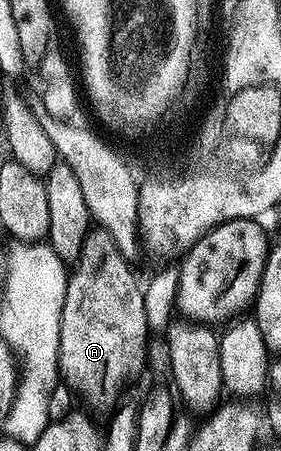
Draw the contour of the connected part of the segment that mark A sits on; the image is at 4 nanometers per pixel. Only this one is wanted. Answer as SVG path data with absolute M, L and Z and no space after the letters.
M99 227L88 232L80 258L68 278L60 320L58 363L63 384L67 385L79 400L81 397L90 408L106 413L105 415L111 414L121 404L120 396L123 395L124 388L143 369L145 372L148 365L150 334L146 323L144 290L141 282L136 282L136 277L128 264L129 258L124 257L122 251L118 251L114 239L110 239L108 232Z

